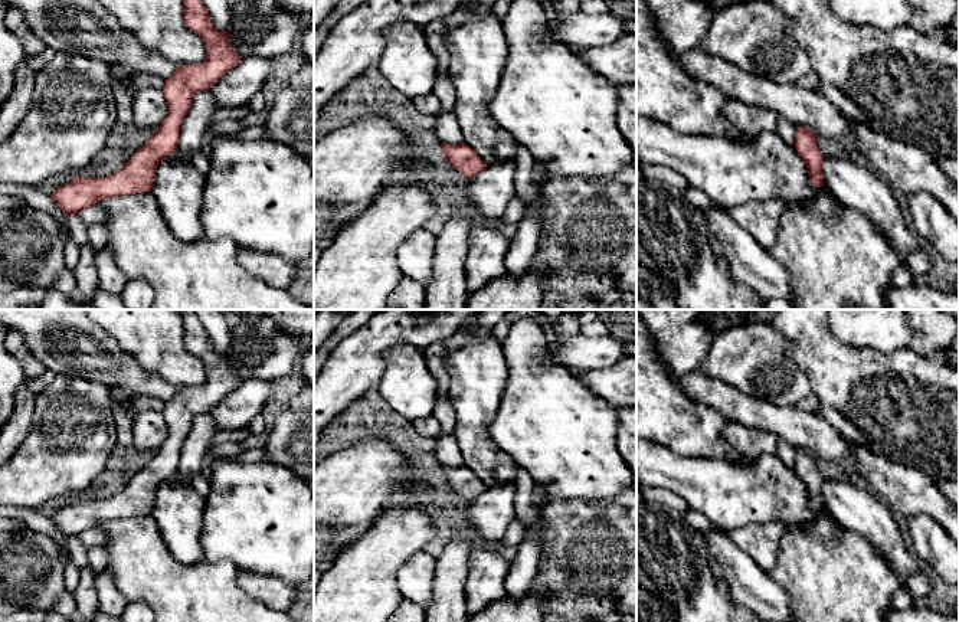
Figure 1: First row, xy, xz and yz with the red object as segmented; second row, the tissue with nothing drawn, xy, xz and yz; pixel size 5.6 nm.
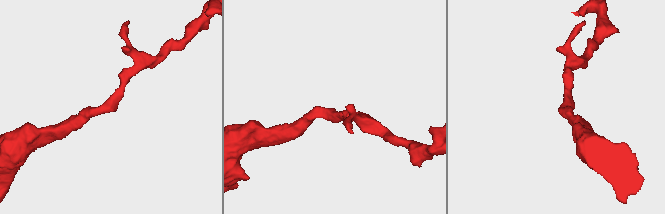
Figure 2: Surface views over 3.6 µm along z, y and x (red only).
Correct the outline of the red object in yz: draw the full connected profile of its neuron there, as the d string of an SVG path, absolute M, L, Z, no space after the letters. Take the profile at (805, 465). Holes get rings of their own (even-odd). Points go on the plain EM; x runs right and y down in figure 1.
M798 449L793 468L808 491L811 508L822 510L824 508L824 500L822 500L824 478L816 468L816 461L814 455L811 455L806 449Z

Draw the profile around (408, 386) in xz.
M397 344L384 351L384 374L377 384L383 400L402 418L415 422L433 416L438 382L423 350Z

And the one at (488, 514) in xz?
M500 484L467 502L468 526L481 538L501 540L507 527L515 520L515 484Z

